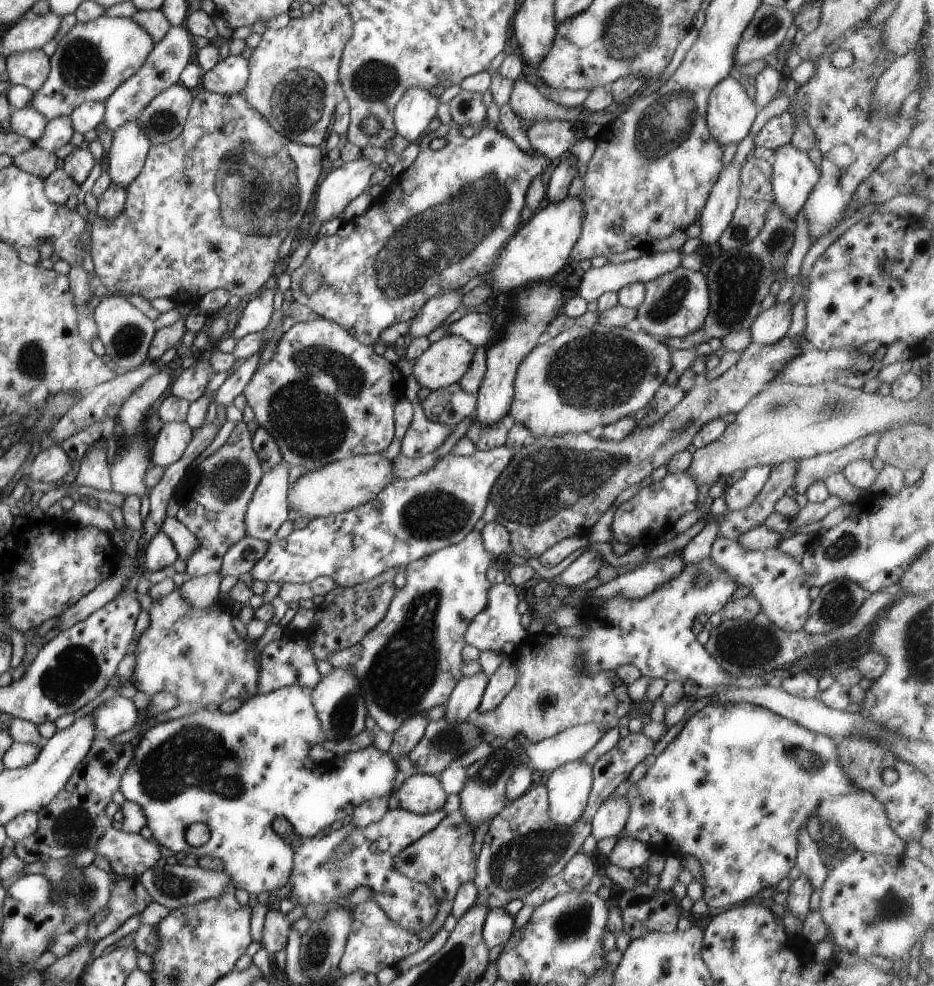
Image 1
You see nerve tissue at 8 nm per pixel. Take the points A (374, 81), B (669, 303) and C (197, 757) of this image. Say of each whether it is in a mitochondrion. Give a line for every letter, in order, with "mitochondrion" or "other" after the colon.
A: mitochondrion
B: mitochondrion
C: mitochondrion

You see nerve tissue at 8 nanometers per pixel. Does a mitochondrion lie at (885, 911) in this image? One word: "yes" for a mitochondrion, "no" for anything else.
yes

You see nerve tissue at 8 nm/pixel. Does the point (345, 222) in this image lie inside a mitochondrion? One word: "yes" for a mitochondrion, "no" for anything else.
no

